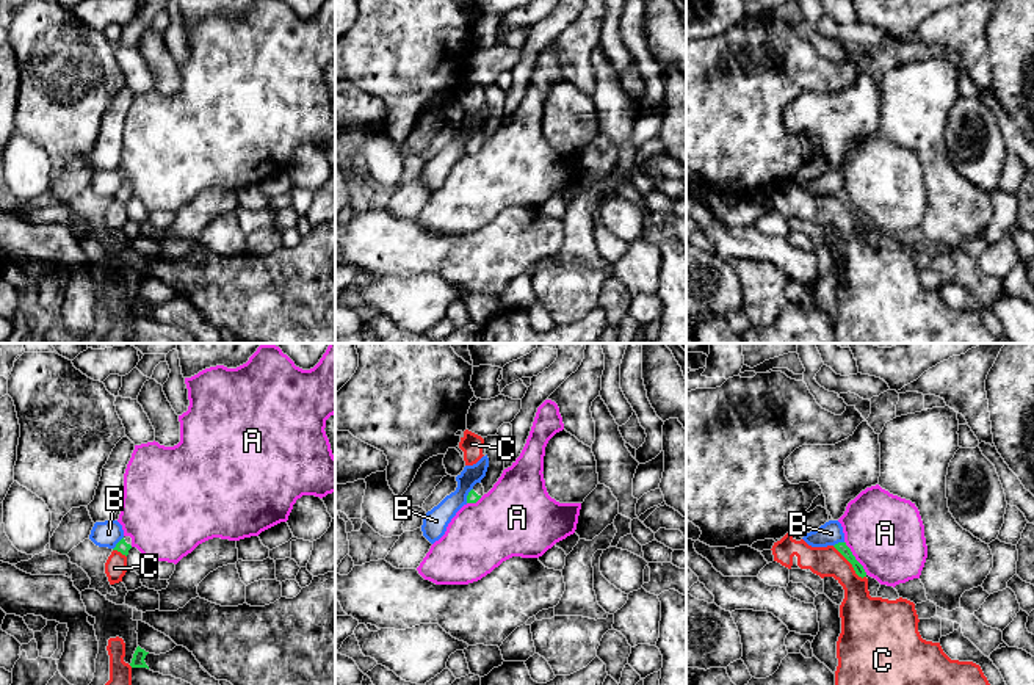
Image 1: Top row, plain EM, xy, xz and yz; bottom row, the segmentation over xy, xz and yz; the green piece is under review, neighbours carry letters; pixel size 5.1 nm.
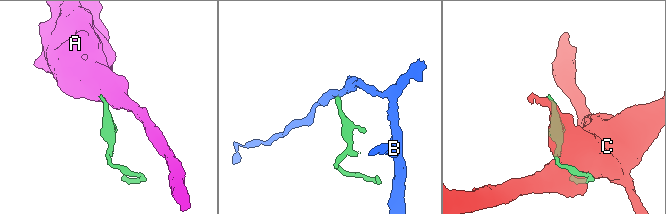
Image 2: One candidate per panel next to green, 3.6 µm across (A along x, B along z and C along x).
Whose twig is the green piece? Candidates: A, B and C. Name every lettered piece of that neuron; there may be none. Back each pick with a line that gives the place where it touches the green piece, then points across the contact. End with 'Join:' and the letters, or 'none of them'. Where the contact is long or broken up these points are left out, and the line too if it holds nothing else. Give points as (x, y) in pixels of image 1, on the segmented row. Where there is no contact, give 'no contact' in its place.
Join: none of them

